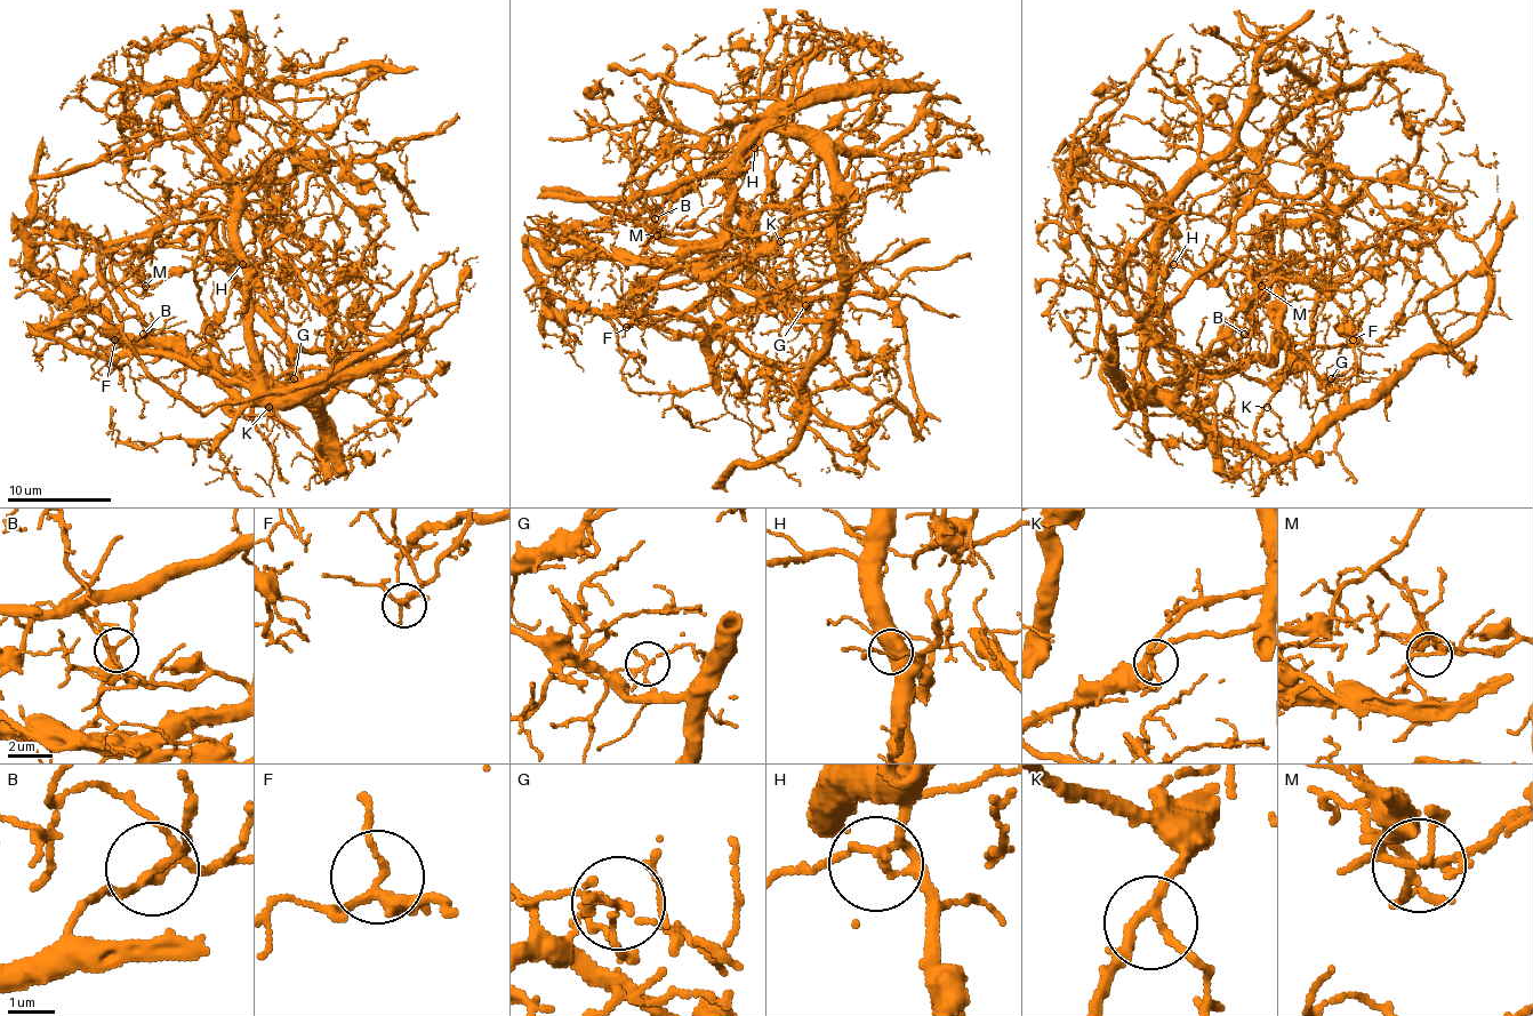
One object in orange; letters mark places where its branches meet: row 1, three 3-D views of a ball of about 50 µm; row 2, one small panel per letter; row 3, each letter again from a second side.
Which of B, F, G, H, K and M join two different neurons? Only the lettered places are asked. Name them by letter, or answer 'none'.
G, M

